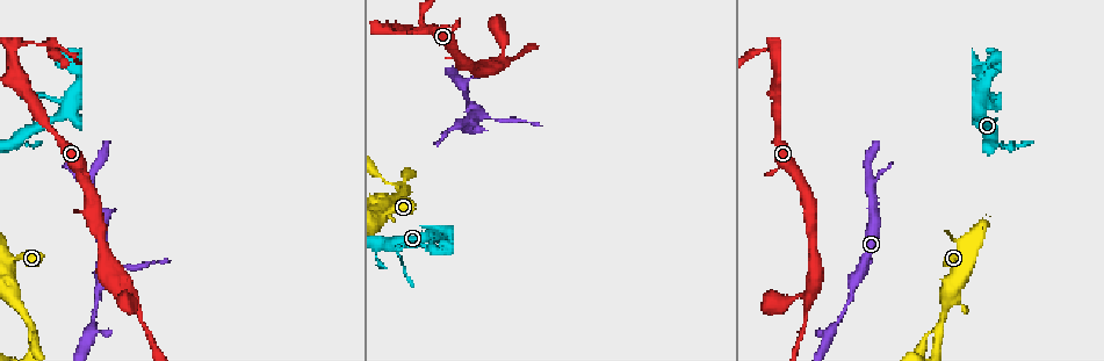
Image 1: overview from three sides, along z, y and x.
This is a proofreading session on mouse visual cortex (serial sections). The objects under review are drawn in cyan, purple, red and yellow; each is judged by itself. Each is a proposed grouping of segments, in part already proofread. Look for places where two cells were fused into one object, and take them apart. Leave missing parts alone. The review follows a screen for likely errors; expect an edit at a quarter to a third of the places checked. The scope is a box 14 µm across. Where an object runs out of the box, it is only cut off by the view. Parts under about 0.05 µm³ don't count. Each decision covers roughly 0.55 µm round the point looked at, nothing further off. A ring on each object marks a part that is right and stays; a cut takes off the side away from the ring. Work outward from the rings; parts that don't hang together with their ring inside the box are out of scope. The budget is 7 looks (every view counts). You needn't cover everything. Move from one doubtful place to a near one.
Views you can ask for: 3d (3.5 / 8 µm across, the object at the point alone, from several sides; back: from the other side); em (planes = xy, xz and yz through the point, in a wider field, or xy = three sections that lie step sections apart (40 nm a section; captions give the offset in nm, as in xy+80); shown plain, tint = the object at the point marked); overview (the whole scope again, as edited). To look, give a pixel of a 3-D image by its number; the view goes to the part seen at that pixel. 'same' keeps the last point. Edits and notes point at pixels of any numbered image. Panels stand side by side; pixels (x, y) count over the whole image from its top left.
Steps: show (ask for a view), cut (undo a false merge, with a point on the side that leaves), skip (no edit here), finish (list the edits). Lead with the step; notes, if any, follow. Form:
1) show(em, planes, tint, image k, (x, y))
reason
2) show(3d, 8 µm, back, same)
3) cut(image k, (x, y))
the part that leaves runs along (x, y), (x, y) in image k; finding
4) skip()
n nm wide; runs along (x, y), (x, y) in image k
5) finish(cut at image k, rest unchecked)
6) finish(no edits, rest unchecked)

show(3d, 3.5 µm, image 1, (32, 331))

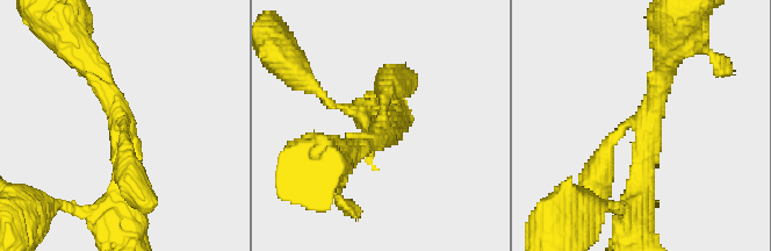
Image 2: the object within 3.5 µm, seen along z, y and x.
show(em, xy, step 3, tint, image 2, (120, 120))
3 arms; arms of 250, 300, 300 nm; now the EM

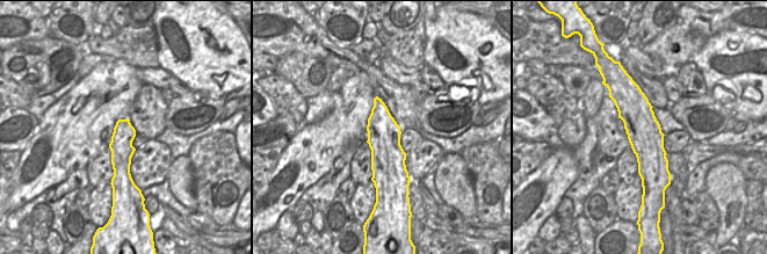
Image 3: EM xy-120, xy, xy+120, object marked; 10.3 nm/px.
skip()
runs along (87, 58), (120, 115), (120, 198) in image 2; one cell here

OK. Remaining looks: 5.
show(3d, 3.5 µm, back, image 1, (477, 117))
thin neck

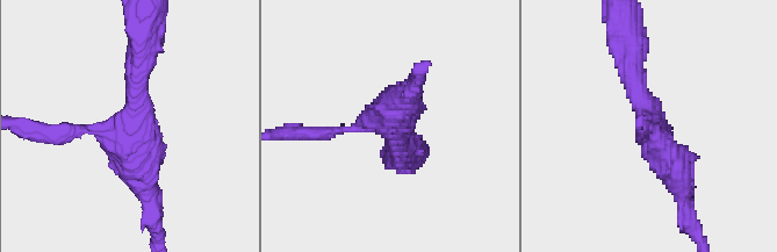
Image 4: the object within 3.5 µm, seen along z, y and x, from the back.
cut(image 4, (55, 130))
arms of 150, 300, 350 nm; the part that leaves runs along (92, 130), (31, 130) in image 4; two cells meet here

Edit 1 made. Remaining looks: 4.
show(overview)

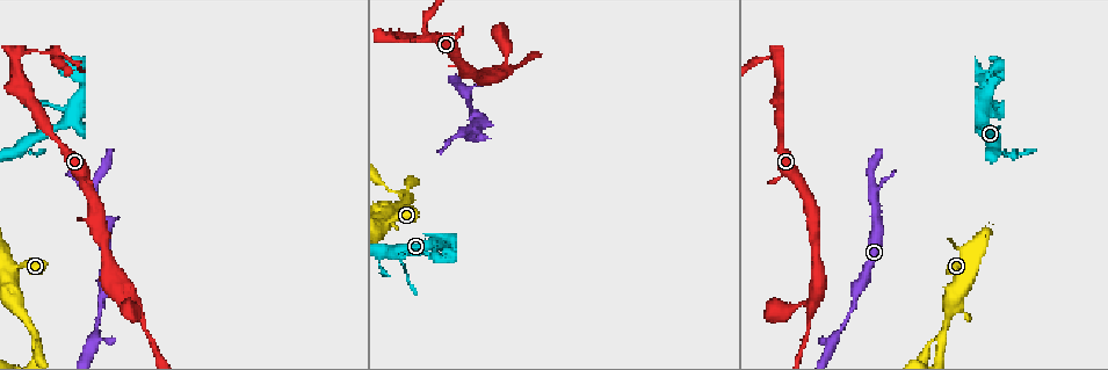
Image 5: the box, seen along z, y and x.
show(3d, 3.5 µm, image 5, (980, 106))
arms part here

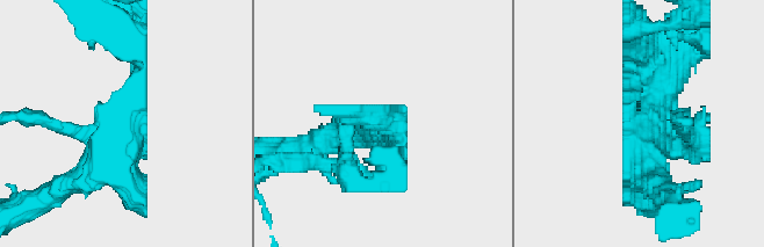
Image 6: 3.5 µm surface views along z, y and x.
show(em, xy, step 3, plain, image 6, (129, 121))
now the EM

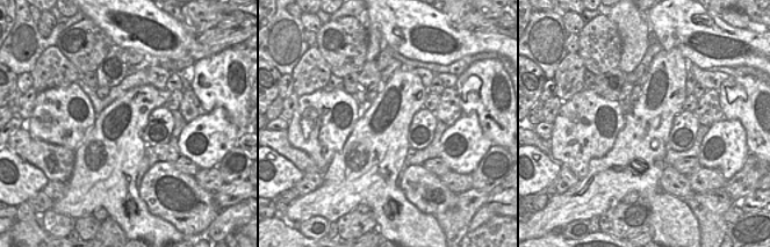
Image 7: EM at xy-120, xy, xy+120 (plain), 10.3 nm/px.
show(em, xy, step 3, tint, same)

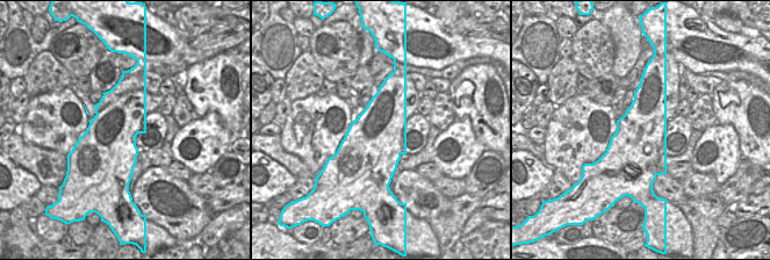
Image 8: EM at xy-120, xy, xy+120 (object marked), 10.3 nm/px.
skip()
600 nm wide; runs along (64, 186), (117, 147), (142, 68) in image 6; all the same cell

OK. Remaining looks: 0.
finish(cut at image 4, rest unchecked)

